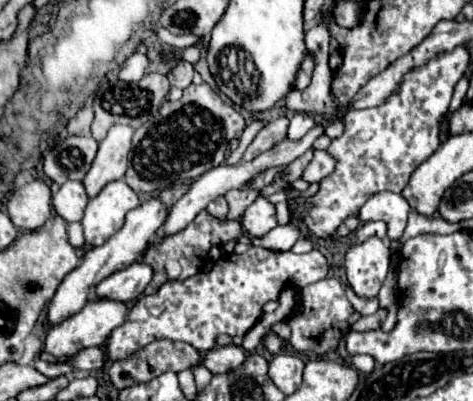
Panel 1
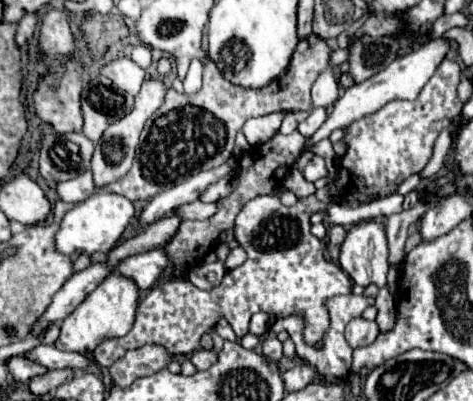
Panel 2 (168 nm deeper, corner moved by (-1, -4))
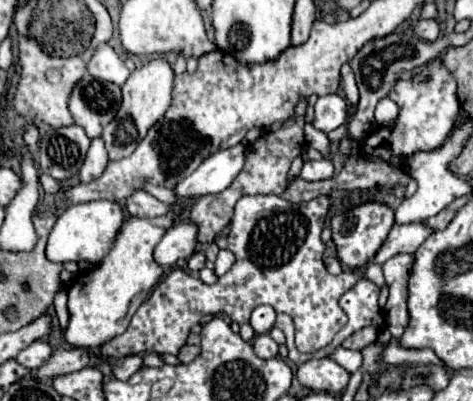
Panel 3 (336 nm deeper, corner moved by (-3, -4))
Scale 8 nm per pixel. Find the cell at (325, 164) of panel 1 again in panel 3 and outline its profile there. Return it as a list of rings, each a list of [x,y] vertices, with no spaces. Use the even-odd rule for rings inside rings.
[[[309,160],[301,168],[303,180],[329,180],[333,176],[333,164],[331,160]]]

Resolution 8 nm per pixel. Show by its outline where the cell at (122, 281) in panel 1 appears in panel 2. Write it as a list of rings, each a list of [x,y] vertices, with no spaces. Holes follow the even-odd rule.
[[[165,246],[149,250],[145,254],[137,254],[137,256],[129,256],[125,260],[121,260],[115,268],[119,274],[129,276],[137,282],[139,290],[149,290],[151,286],[155,286],[155,282],[159,280],[159,276],[163,274],[163,270],[169,264],[169,256]]]

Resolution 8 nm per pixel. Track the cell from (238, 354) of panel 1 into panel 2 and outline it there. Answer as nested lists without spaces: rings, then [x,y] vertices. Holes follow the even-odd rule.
[[[197,350],[197,352],[193,352],[191,362],[197,370],[207,370],[211,364],[217,362],[217,354],[213,350]]]

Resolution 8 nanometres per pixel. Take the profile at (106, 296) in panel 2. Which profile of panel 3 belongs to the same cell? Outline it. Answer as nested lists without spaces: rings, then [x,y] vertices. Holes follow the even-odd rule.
[[[173,204],[167,216],[129,218],[119,230],[119,240],[115,240],[115,248],[111,248],[111,252],[89,272],[77,276],[79,280],[69,286],[67,302],[69,328],[65,330],[65,340],[69,346],[99,348],[127,330],[131,316],[163,274],[163,268],[157,266],[153,260],[153,248],[159,244],[165,230],[173,226],[179,210],[181,204]]]

